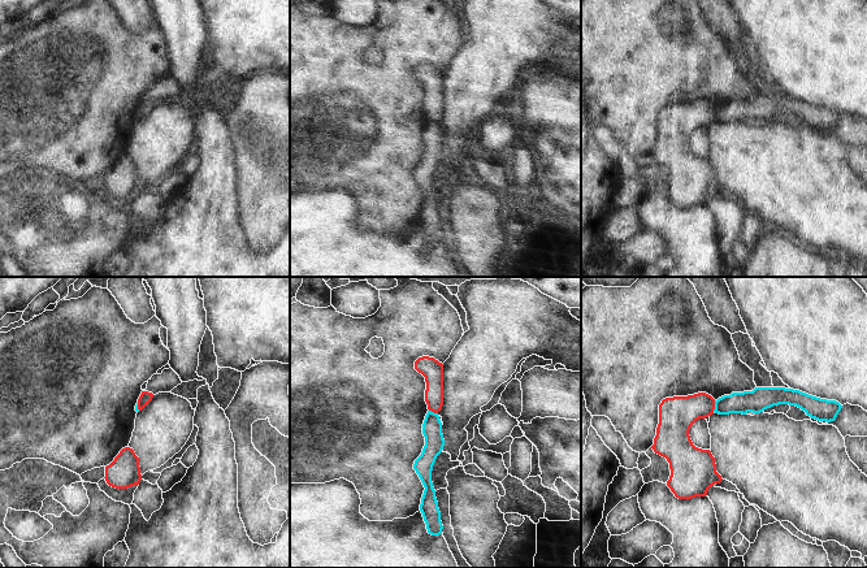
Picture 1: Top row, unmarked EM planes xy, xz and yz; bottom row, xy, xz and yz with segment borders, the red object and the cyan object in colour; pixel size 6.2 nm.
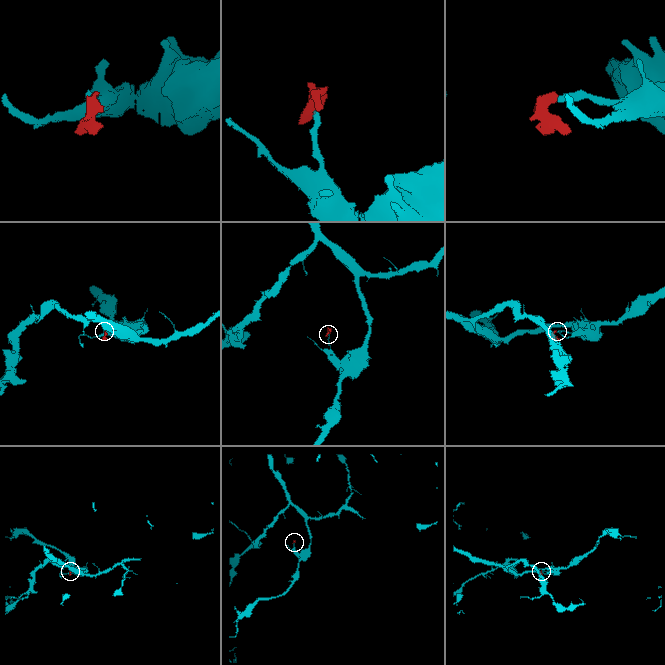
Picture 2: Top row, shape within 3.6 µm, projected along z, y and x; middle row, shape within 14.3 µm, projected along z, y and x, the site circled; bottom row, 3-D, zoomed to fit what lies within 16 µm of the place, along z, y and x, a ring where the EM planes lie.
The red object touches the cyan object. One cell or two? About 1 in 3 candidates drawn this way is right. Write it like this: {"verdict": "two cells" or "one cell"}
{"verdict": "two cells"}

